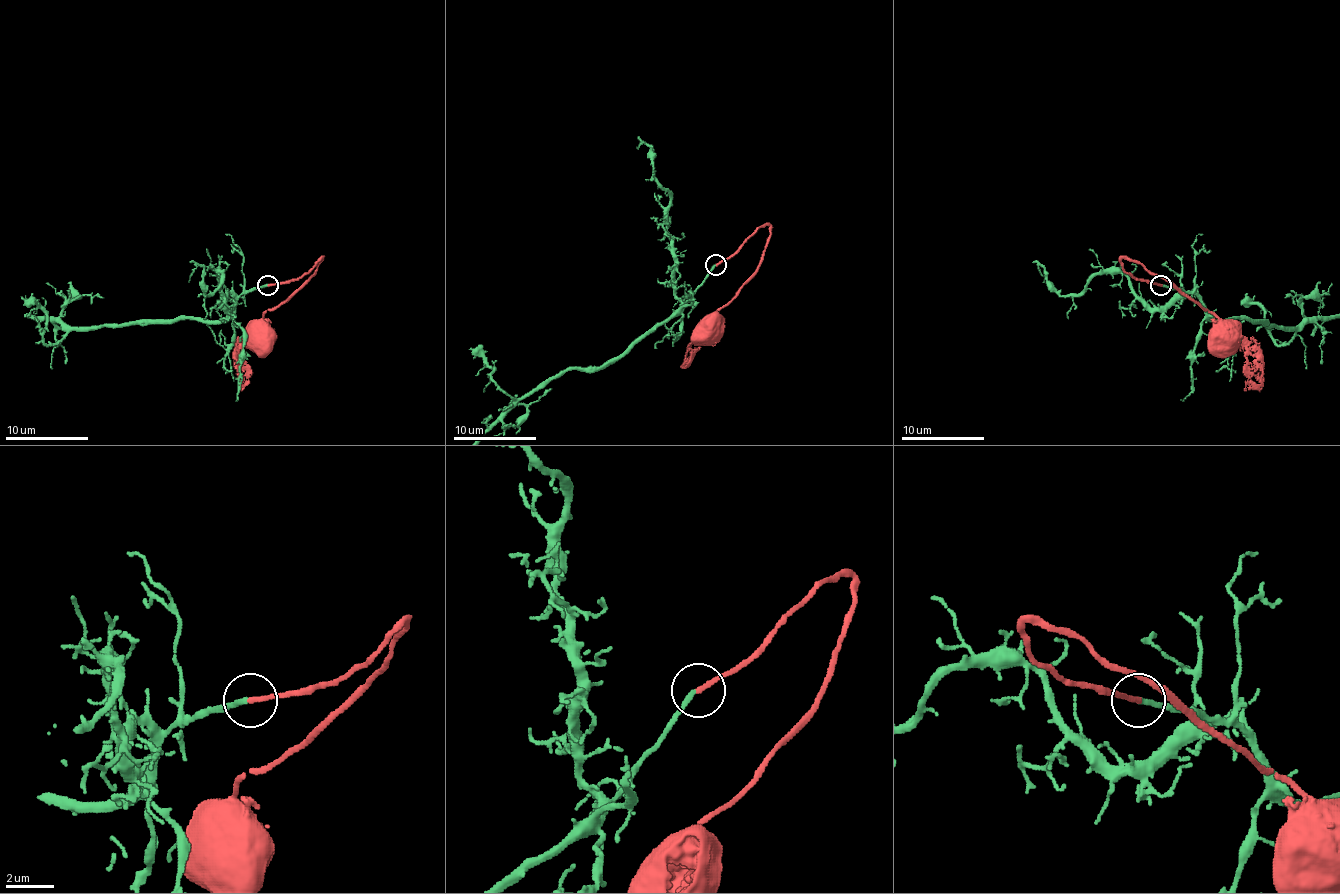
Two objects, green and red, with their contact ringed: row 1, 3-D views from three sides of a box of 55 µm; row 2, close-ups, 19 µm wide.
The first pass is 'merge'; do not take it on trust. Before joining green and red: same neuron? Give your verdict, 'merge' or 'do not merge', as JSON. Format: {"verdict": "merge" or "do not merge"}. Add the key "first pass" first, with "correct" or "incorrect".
{"first pass": "correct", "verdict": "merge"}

